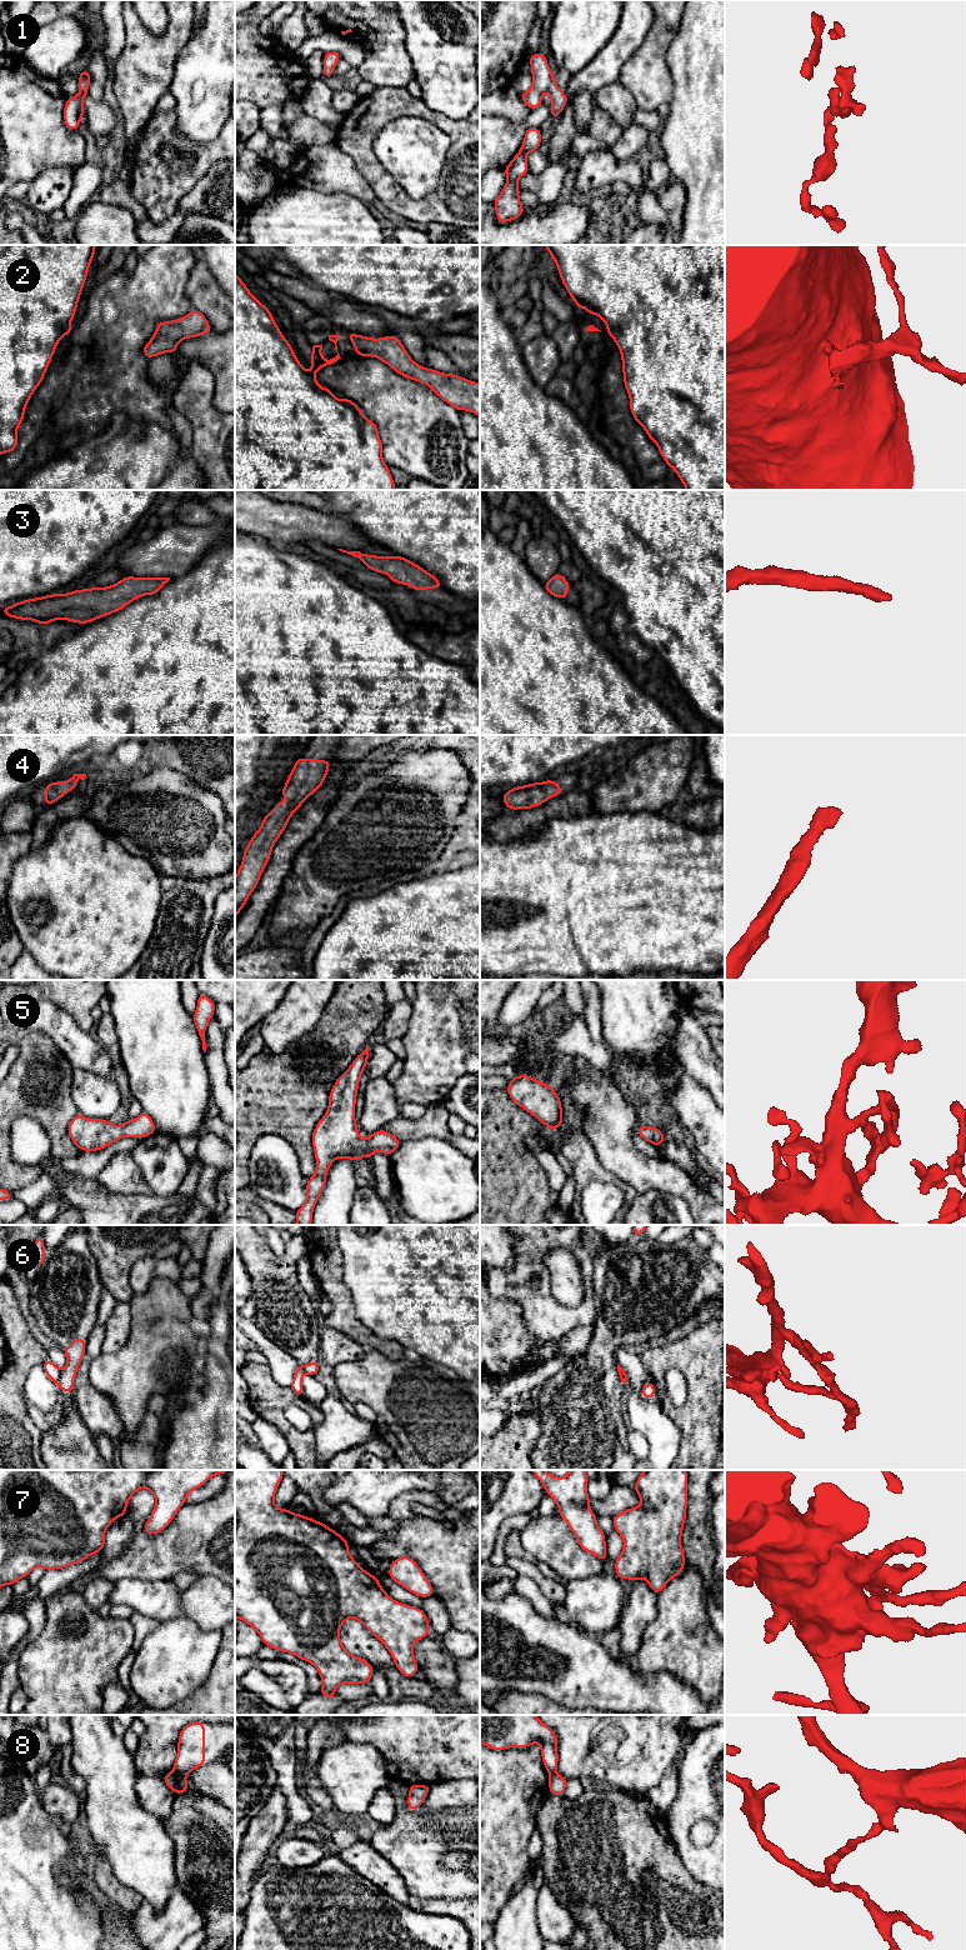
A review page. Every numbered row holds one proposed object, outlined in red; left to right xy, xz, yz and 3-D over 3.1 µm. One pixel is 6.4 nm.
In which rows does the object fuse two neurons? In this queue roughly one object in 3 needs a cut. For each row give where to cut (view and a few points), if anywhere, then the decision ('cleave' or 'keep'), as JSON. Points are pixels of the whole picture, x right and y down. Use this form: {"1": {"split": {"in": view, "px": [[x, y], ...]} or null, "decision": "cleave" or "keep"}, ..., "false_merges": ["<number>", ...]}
{"1": {"split": null, "decision": "keep"}, "2": {"split": {"in": "xz", "px": [[310, 373], [314, 378]]}, "decision": "cleave"}, "3": {"split": null, "decision": "keep"}, "4": {"split": null, "decision": "keep"}, "5": {"split": null, "decision": "keep"}, "6": {"split": {"in": "xy", "px": [[60, 1371], [60, 1378], [56, 1383]]}, "decision": "cleave"}, "7": {"split": null, "decision": "keep"}, "8": {"split": {"in": "xy", "px": [[174, 1769], [185, 1776]]}, "decision": "cleave"}, "false_merges": ["2", "6", "8"]}

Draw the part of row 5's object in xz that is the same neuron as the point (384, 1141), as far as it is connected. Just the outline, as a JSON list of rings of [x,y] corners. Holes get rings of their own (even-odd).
[[[369,1048],[361,1051],[349,1069],[336,1080],[330,1095],[329,1108],[312,1132],[312,1148],[316,1159],[316,1170],[307,1179],[306,1201],[295,1211],[295,1225],[311,1225],[314,1208],[320,1198],[329,1168],[335,1159],[367,1159],[376,1151],[391,1155],[401,1141],[392,1134],[380,1129],[366,1140],[357,1131],[355,1104],[361,1074],[369,1059]]]

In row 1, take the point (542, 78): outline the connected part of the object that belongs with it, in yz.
[[[541,51],[527,59],[531,65],[532,85],[527,92],[520,94],[520,98],[530,110],[535,110],[542,104],[542,94],[547,91],[551,98],[550,116],[555,119],[562,112],[570,99],[556,85],[554,72],[550,70],[547,59]]]

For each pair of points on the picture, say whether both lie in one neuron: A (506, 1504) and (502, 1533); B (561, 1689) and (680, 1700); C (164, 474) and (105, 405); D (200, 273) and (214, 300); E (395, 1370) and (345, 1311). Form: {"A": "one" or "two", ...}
{"A": "two", "B": "one", "C": "two", "D": "one", "E": "two"}

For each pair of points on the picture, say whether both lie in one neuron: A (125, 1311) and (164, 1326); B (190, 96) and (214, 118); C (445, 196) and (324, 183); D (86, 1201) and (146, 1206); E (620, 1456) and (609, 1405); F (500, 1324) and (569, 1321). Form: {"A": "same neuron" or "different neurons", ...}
{"A": "different neurons", "B": "same neuron", "C": "different neurons", "D": "same neuron", "E": "same neuron", "F": "different neurons"}

